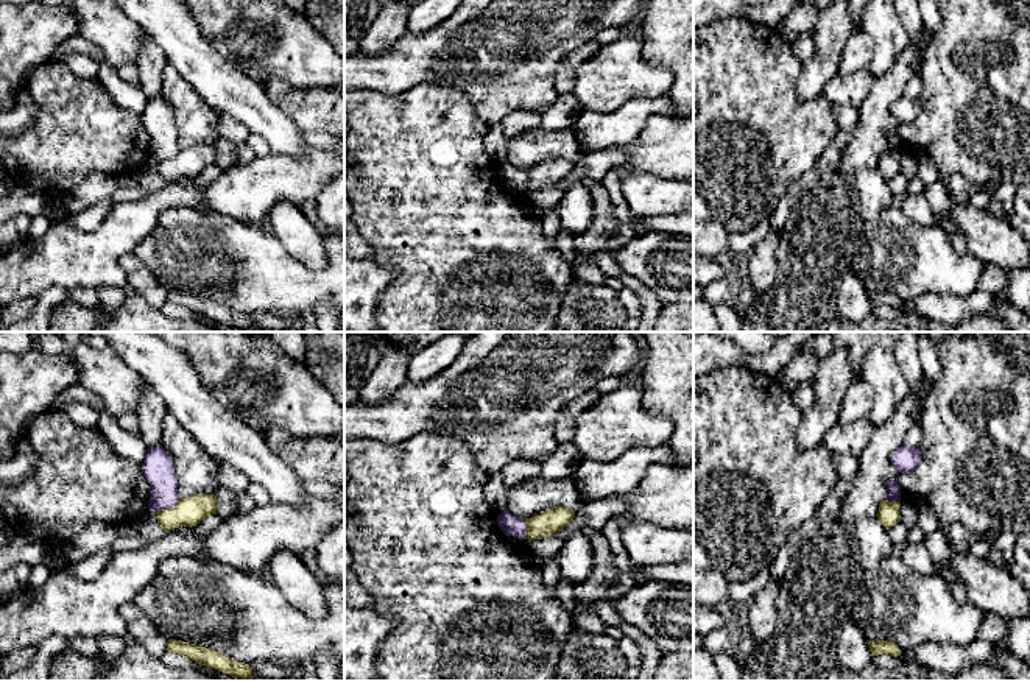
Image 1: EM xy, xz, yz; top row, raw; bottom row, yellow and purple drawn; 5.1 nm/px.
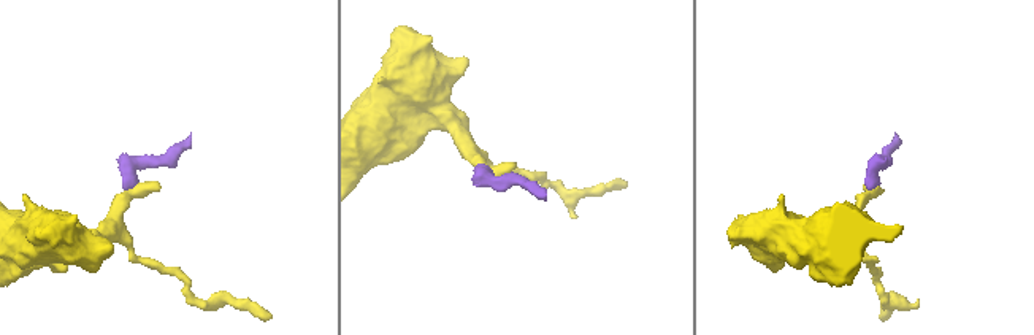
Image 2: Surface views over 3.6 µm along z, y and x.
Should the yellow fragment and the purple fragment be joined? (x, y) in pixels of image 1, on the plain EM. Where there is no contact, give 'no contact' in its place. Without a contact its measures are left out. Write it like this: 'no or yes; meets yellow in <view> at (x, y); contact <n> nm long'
no; meets yellow in xy at (167, 161); contact 140 nm long

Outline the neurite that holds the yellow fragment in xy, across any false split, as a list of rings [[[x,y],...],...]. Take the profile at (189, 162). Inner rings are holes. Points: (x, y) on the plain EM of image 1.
[[[213,145],[179,150],[173,159],[156,162],[157,175],[165,182],[179,178],[196,178],[204,168],[215,165],[218,153],[218,148]]]

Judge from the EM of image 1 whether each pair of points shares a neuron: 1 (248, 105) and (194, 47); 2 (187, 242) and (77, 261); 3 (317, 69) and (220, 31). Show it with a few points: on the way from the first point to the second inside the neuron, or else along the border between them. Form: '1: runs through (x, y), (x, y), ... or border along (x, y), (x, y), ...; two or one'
1: runs through (234, 91), (204, 61); one
2: border along (156, 225), (131, 251); two
3: runs through (293, 52), (265, 38), (251, 38), (243, 31); one

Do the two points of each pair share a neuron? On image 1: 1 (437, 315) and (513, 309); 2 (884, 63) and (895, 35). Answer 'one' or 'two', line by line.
1: one
2: one

